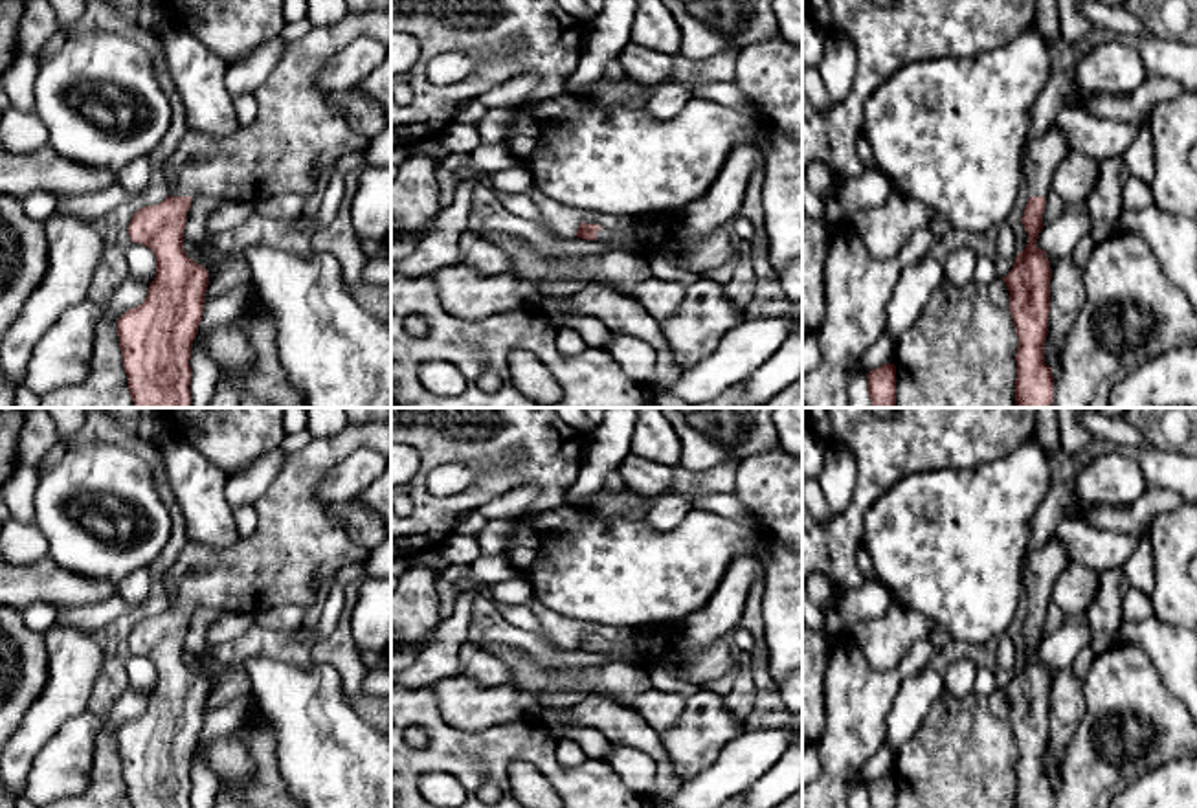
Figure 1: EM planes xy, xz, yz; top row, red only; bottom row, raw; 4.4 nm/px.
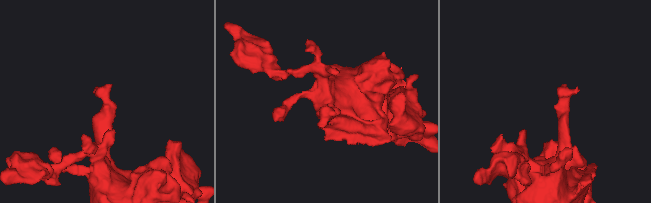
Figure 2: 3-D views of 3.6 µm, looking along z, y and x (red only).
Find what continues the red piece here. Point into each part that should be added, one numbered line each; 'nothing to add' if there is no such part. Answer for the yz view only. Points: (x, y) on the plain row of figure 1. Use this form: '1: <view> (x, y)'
1: yz (1043, 566)

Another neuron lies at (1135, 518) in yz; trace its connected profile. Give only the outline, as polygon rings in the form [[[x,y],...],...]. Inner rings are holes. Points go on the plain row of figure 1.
[[[1155,488],[1146,490],[1127,507],[1100,505],[1080,512],[1080,518],[1094,527],[1140,536],[1158,514],[1169,512],[1182,503],[1182,498],[1173,490]]]

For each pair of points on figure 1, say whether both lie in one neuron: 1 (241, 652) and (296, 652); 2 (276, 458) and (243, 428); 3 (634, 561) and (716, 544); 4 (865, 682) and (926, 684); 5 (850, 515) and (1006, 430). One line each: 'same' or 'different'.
1: same
2: different
3: same
4: different
5: same

